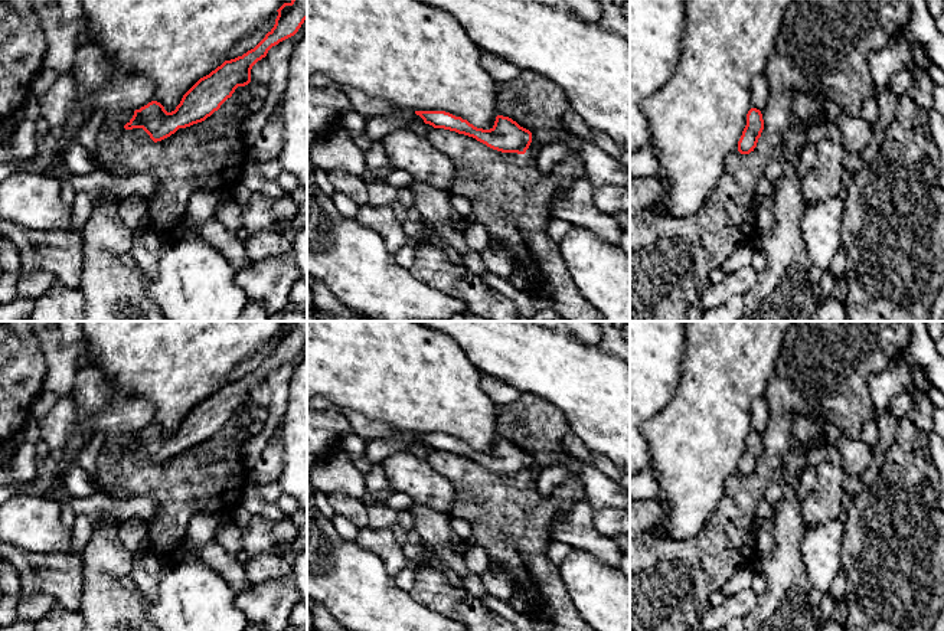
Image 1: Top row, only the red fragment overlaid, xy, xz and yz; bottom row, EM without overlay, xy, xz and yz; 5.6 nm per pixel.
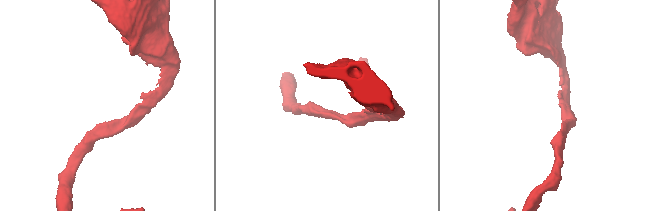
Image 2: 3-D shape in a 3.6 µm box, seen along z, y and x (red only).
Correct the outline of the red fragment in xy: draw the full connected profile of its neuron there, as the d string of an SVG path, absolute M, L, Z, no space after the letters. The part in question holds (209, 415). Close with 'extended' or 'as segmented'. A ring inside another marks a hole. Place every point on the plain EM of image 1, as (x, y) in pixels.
M293 321L290 326L284 326L278 333L274 350L265 357L265 360L251 373L231 383L225 383L221 389L212 393L209 398L200 400L182 421L180 426L174 434L167 435L164 429L151 424L140 432L134 434L133 441L124 448L125 452L143 451L150 461L157 465L172 457L179 451L186 451L193 447L205 444L221 428L232 419L238 409L245 409L251 405L252 389L267 379L268 373L278 367L280 364L294 359L304 343L307 341L307 321Z | as segmented

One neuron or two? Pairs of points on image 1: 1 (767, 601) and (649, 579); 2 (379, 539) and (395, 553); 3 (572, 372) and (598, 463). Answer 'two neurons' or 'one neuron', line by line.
1: two neurons
2: one neuron
3: two neurons

